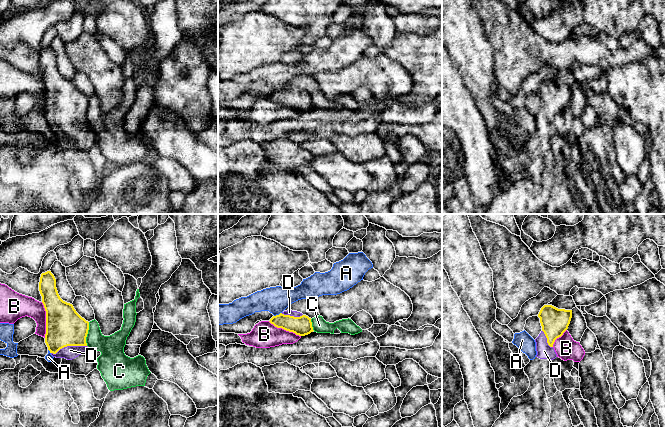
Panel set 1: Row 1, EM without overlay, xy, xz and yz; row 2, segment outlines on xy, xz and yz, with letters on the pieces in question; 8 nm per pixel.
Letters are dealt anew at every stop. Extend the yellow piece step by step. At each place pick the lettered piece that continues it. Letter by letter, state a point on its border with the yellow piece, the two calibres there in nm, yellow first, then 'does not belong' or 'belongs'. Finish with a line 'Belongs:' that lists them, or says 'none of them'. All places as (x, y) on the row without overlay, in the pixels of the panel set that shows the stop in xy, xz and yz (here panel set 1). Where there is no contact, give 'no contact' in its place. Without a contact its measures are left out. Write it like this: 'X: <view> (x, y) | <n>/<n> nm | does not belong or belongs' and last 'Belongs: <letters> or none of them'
A: xz (277, 91) | 150/200 nm | does not belong
B: xy (46, 96) | 300/180 nm | does not belong
C: xy (87, 109) | 300/190 nm | does not belong
D: xy (68, 121) | 300/110 nm | belongs
Belongs: D

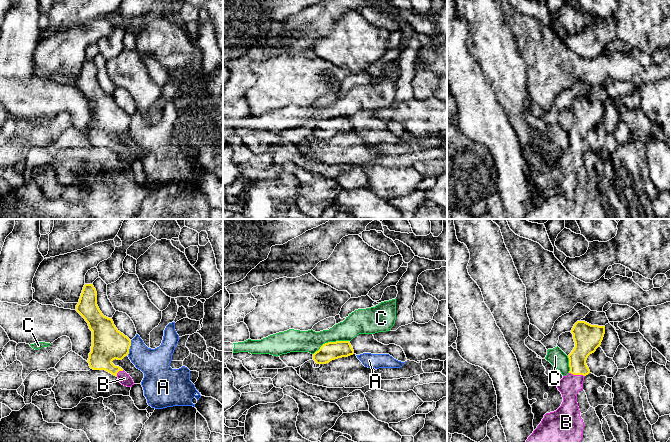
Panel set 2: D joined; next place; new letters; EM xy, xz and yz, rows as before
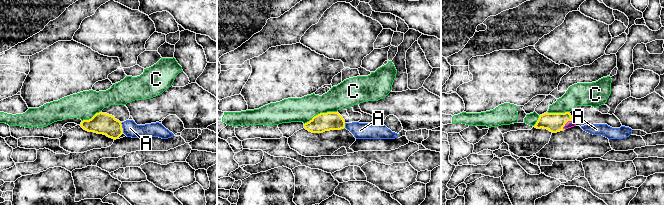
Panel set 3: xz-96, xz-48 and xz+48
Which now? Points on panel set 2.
A: xy (129, 123) | 260/240 nm | does not belong
B: yz (577, 150) | 180/170 nm | belongs
C: xz (330, 118) | 150/180 nm | does not belong
Belongs: B

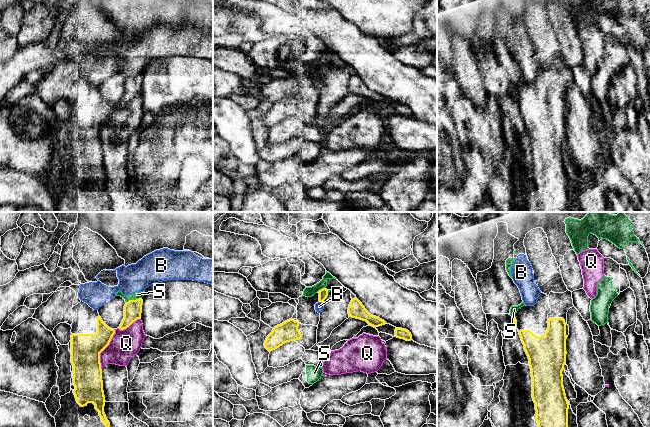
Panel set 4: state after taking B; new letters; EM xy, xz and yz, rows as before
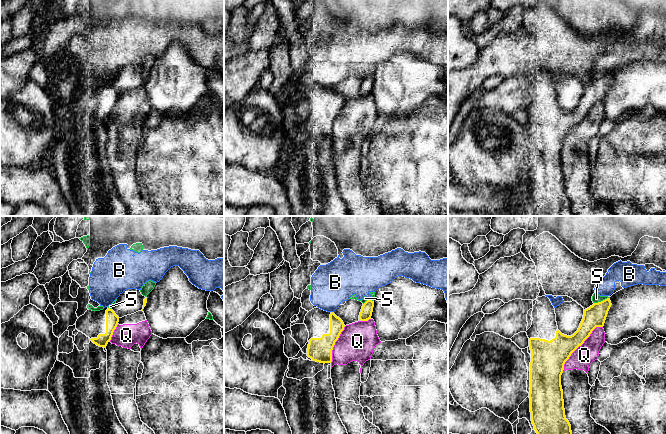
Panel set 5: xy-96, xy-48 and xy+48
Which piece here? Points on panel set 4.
B: xz (321, 77) | 80/70 nm | does not belong
Q: xy (104, 124) | 240/220 nm | does not belong
S: xy (133, 76) | 140/60 nm | does not belong
Belongs: none of them

